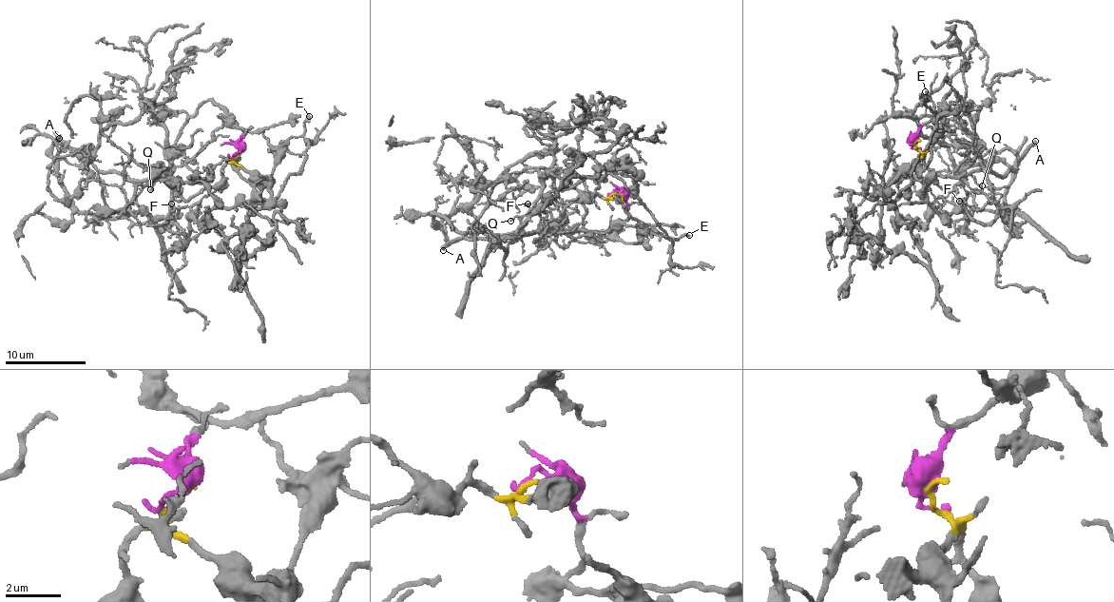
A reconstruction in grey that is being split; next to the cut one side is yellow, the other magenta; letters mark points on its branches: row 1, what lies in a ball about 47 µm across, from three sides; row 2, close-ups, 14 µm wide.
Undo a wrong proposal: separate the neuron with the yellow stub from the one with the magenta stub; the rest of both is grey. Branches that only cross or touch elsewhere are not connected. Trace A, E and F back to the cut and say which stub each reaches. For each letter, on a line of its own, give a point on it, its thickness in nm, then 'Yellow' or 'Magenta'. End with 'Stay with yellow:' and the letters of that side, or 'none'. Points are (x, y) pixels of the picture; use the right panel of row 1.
A: Place: (1035, 141). Thickness 340 nm. Magenta
E: Place: (925, 91). Thickness 200 nm. Yellow
F: Place: (959, 201). Thickness 100 nm. Yellow
Stay with yellow: E, F

